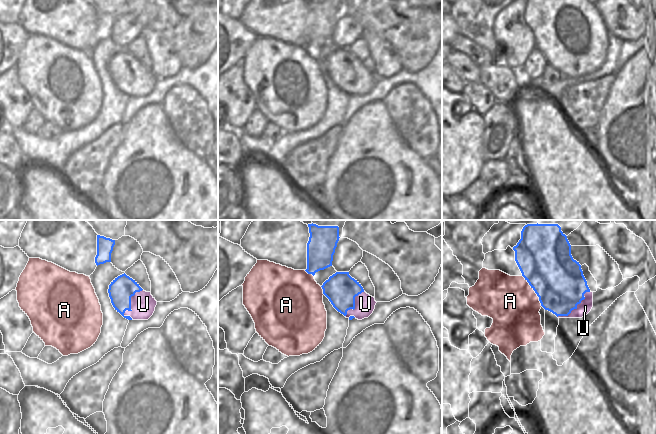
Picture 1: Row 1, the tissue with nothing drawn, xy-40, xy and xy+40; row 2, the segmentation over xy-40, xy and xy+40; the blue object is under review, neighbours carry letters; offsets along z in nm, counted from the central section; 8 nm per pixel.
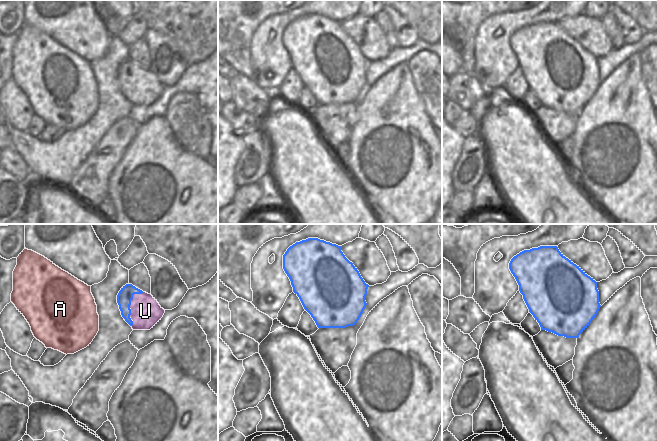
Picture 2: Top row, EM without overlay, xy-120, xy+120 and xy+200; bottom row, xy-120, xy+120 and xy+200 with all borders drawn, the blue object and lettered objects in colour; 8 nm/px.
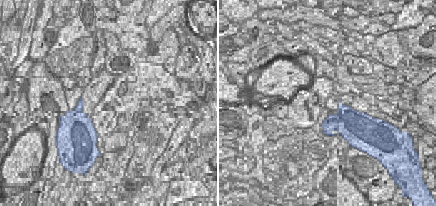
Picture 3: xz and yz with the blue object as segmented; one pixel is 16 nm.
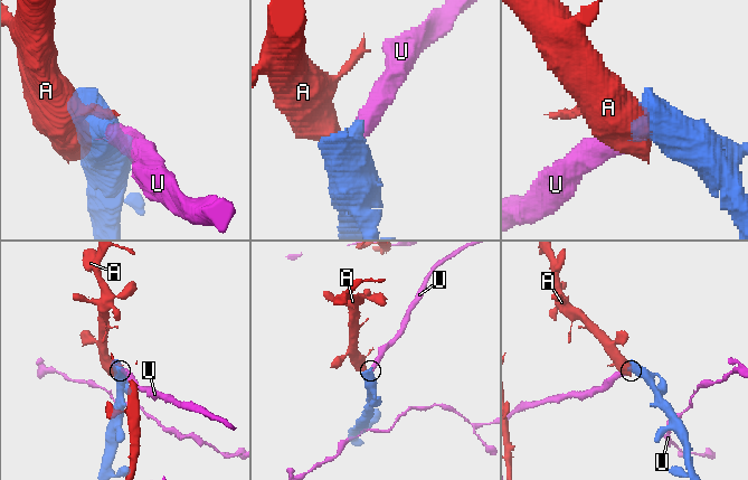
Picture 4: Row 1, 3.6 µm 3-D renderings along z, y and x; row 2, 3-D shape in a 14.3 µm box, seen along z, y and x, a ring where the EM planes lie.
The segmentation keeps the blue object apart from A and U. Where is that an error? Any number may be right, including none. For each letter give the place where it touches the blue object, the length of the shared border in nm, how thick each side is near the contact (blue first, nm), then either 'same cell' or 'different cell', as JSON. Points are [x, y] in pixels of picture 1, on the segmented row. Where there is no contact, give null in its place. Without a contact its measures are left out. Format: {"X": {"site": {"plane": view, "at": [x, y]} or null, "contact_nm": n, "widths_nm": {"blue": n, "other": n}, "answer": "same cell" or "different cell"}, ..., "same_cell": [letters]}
{"A": {"site": {"plane": "xy+40", "at": [534, 290]}, "contact_nm": 300, "widths_nm": {"blue": 420, "other": 400}, "answer": "same cell"}, "U": {"site": {"plane": "xy-40", "at": [130, 303]}, "contact_nm": 260, "widths_nm": {"blue": 200, "other": 200}, "answer": "different cell"}, "same_cell": ["A"]}

